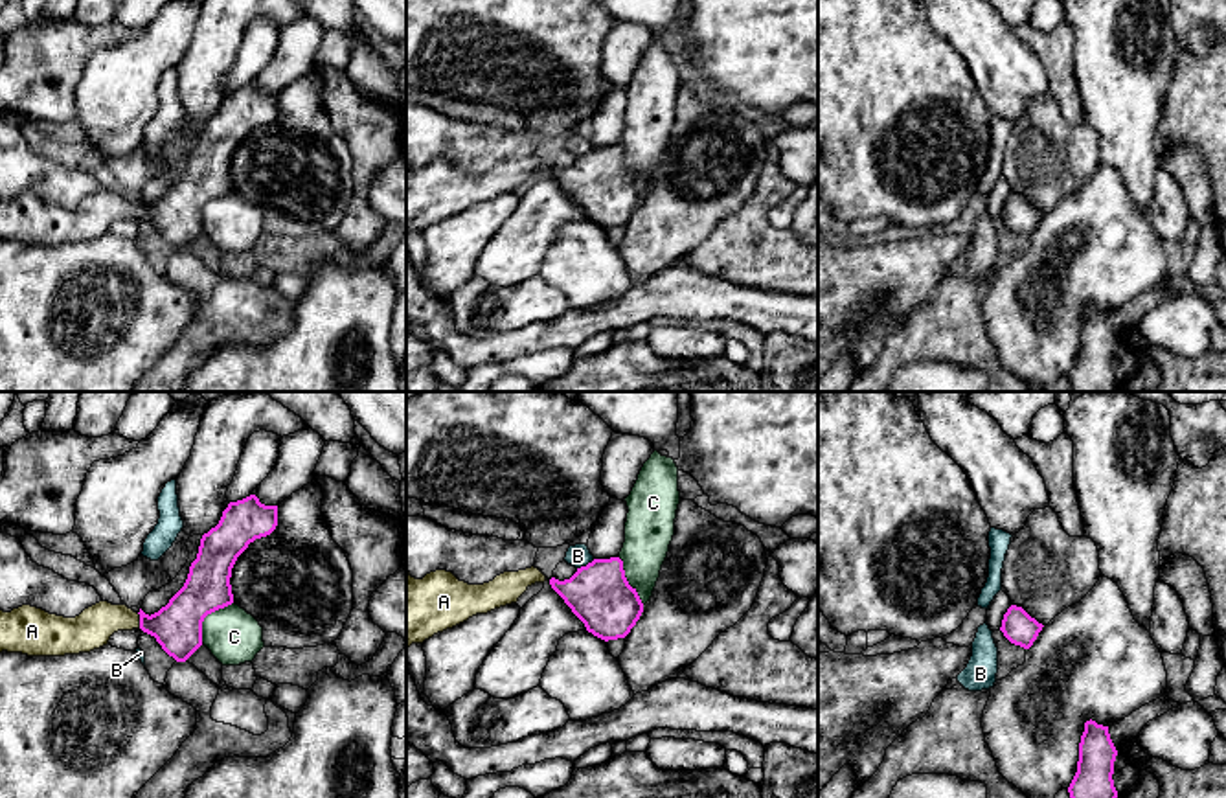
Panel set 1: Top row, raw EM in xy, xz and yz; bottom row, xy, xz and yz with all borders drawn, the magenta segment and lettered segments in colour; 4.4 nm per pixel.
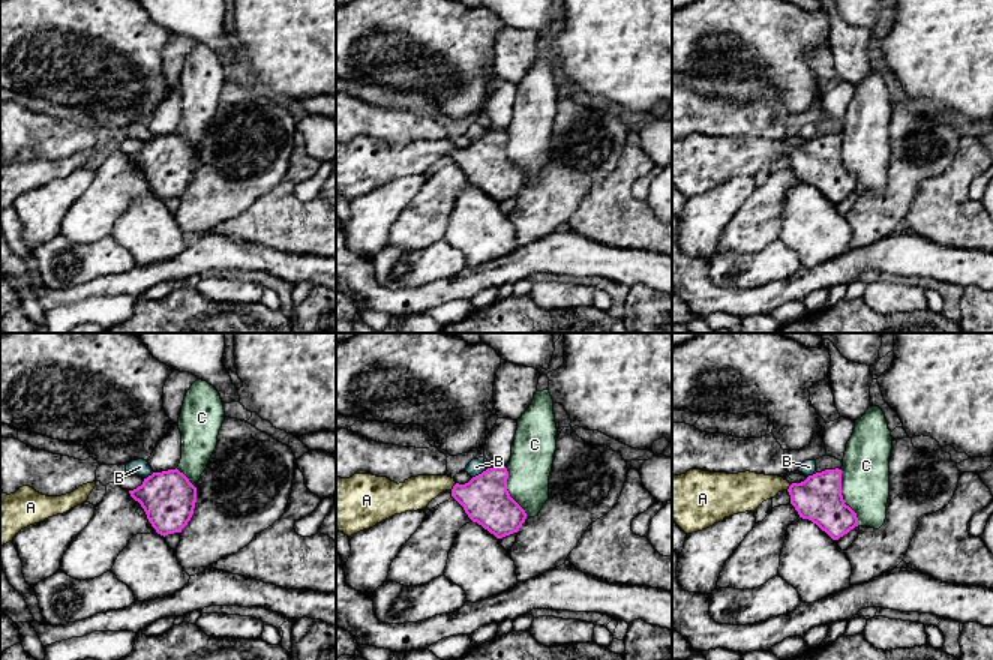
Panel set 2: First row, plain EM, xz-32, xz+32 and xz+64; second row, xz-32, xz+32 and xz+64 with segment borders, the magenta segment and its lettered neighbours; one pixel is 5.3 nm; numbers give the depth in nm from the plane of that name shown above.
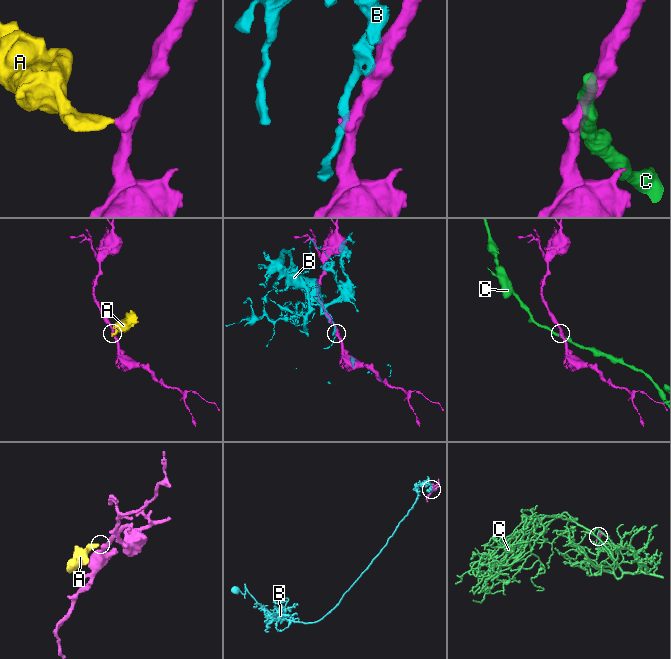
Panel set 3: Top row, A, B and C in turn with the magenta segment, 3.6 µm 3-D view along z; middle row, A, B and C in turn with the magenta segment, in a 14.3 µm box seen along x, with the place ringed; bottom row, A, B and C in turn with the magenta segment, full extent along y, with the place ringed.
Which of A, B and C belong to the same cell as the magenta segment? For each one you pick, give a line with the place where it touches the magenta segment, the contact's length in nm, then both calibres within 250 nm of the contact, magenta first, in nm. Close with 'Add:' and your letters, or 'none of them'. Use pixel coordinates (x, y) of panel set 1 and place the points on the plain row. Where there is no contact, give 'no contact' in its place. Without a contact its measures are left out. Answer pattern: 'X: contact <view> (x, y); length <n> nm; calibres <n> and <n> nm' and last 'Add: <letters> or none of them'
A: contact xy (140, 208); length 70 nm; calibres 220 and 170 nm
Add: A

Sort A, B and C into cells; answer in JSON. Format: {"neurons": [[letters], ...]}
{"neurons": [["A"], ["B"], ["C"]]}

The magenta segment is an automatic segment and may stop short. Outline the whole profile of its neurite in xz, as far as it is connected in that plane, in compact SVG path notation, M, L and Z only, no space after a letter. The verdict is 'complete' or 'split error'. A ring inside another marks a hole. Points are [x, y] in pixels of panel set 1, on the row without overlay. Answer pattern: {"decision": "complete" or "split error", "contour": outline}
{"decision": "complete", "contour": "M619 145L594 147L564 169L550 167L586 219L608 230L625 226L643 200L643 191L625 165Z"}

